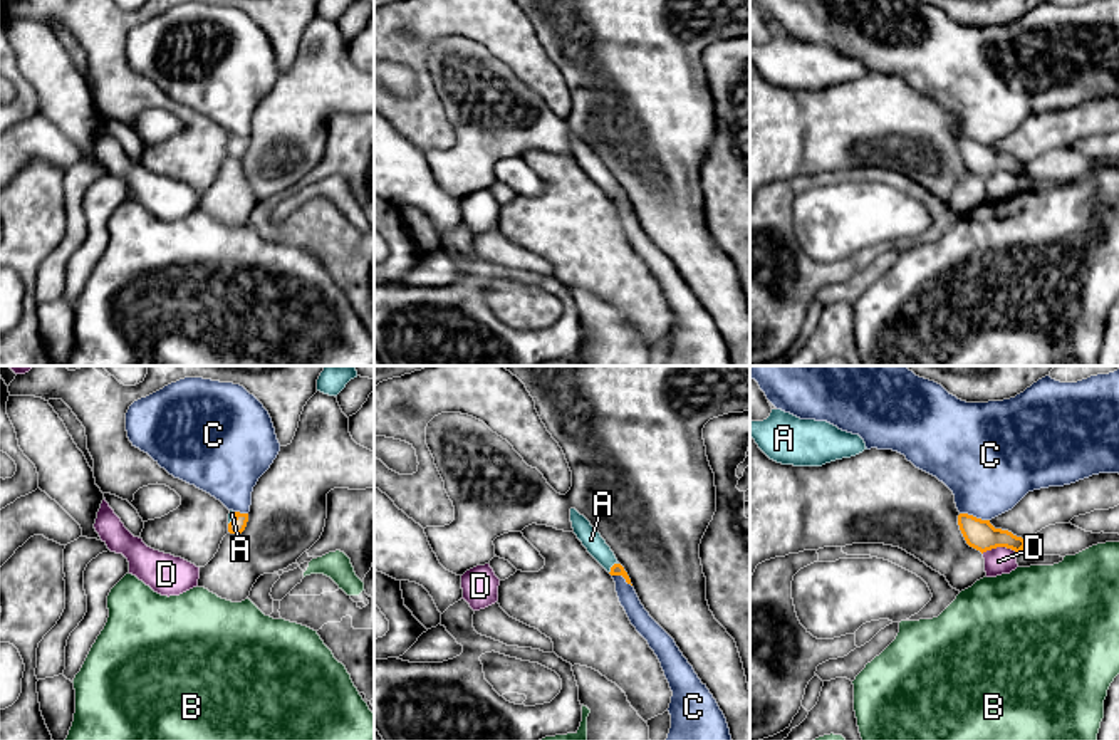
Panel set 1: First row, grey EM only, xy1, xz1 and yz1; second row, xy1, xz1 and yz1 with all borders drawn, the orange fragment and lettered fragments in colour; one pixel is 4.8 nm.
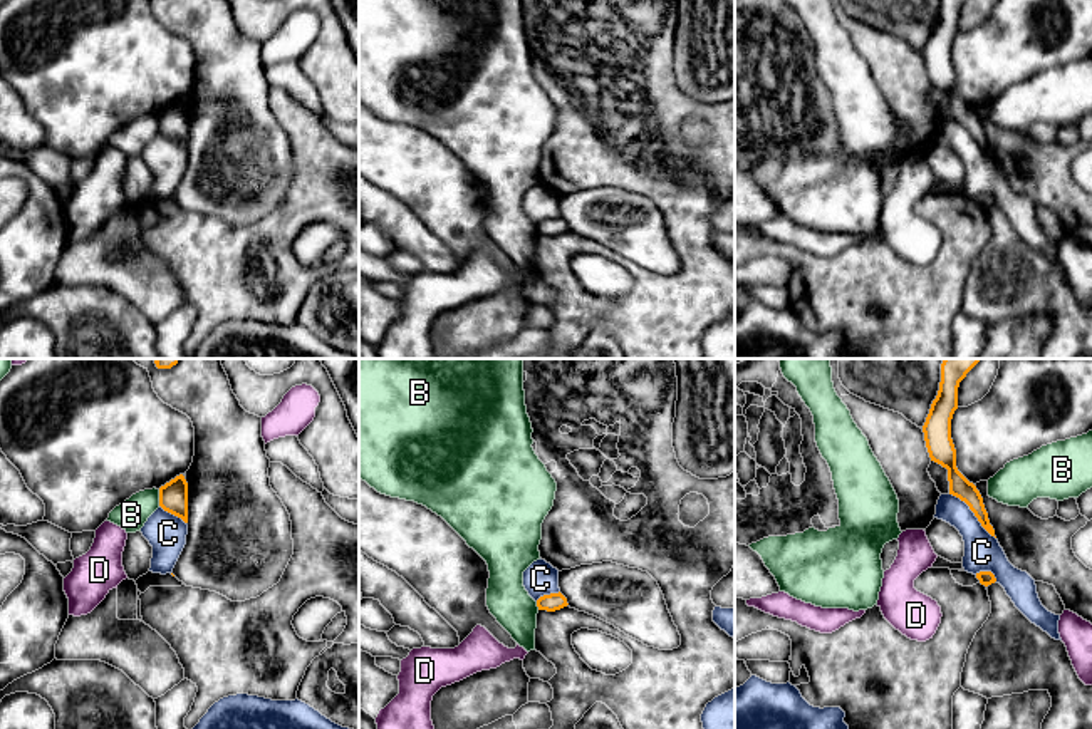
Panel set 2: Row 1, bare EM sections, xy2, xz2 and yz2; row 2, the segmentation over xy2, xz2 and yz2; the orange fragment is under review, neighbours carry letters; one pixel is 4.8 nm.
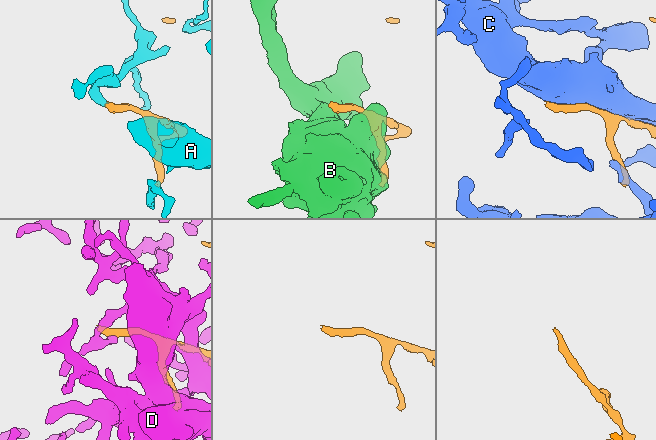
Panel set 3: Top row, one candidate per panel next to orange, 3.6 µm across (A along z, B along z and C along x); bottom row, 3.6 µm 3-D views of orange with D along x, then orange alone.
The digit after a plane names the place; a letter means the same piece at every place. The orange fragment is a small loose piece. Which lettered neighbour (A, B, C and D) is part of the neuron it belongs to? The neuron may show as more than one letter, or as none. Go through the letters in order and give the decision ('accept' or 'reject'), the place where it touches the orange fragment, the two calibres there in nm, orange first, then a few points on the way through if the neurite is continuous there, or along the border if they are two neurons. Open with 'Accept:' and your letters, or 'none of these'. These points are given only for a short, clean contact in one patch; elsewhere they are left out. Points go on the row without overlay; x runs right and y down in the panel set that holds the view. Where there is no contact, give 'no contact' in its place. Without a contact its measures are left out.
Accept: A
A: accept; meets orange in xz1 at (611, 192); 60 nm thick on the orange side, 100 nm on the other
B: reject; meets orange in xy2 at (160, 123); 140 nm thick on the orange side, 150 nm on the other
C: reject; meets orange in yz2 at (973, 136); 100 nm thick on the orange side, 180 nm on the other
D: reject; meets orange in yz1 at (999, 170); 140 nm thick on the orange side, 130 nm on the other

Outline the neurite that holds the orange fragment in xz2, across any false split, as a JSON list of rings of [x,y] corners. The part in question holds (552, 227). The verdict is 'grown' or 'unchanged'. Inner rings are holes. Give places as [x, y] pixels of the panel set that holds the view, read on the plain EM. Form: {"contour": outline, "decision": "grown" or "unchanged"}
{"contour": [[[559,218],[543,220],[537,225],[538,235],[555,236],[567,231],[567,223]]], "decision": "unchanged"}

